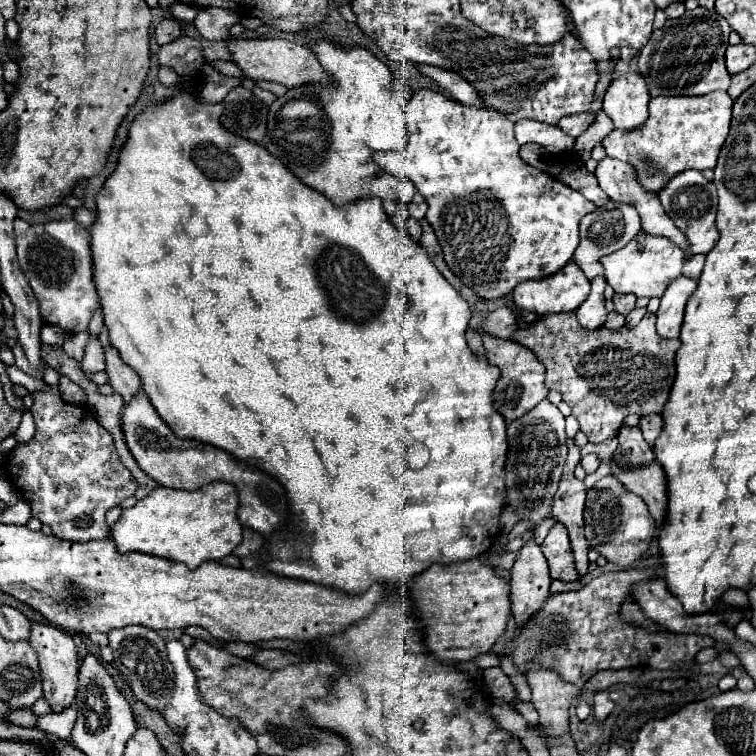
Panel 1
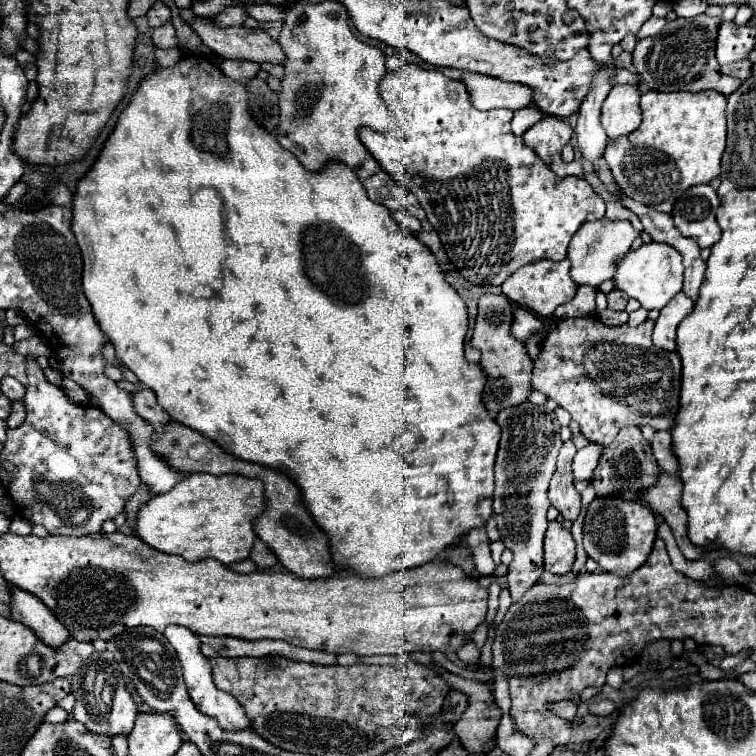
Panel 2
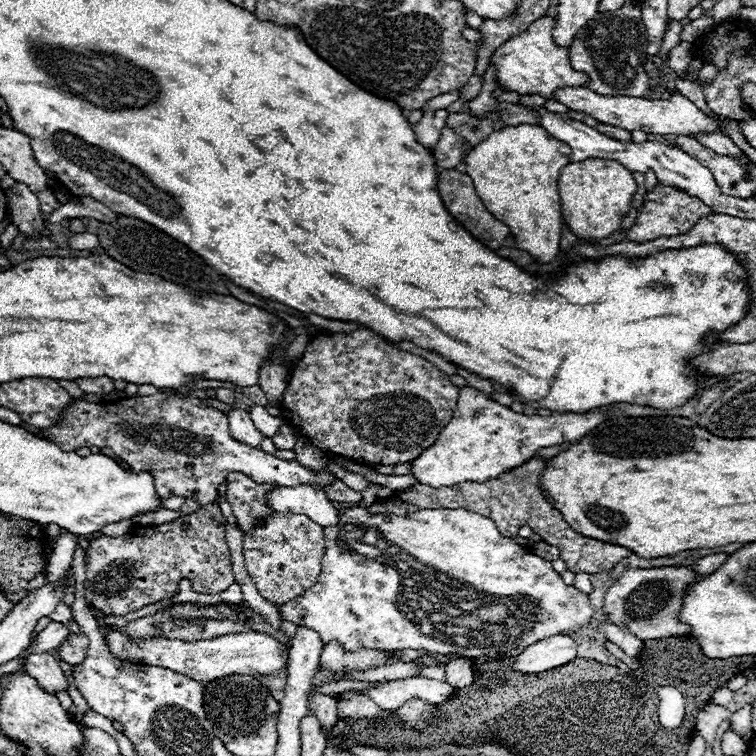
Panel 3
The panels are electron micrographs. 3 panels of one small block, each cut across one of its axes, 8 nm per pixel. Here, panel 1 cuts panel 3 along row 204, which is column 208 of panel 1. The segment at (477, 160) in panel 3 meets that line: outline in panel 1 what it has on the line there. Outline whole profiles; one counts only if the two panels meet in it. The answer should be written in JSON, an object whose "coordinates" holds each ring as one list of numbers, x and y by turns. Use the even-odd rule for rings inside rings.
{"coordinates":[[210,482,194,492,158,486,136,506,122,510,120,520,110,528,110,538,116,542,118,552,154,554,198,568,206,560,220,560,232,554,240,544,242,528,236,508,236,488,228,482]]}

